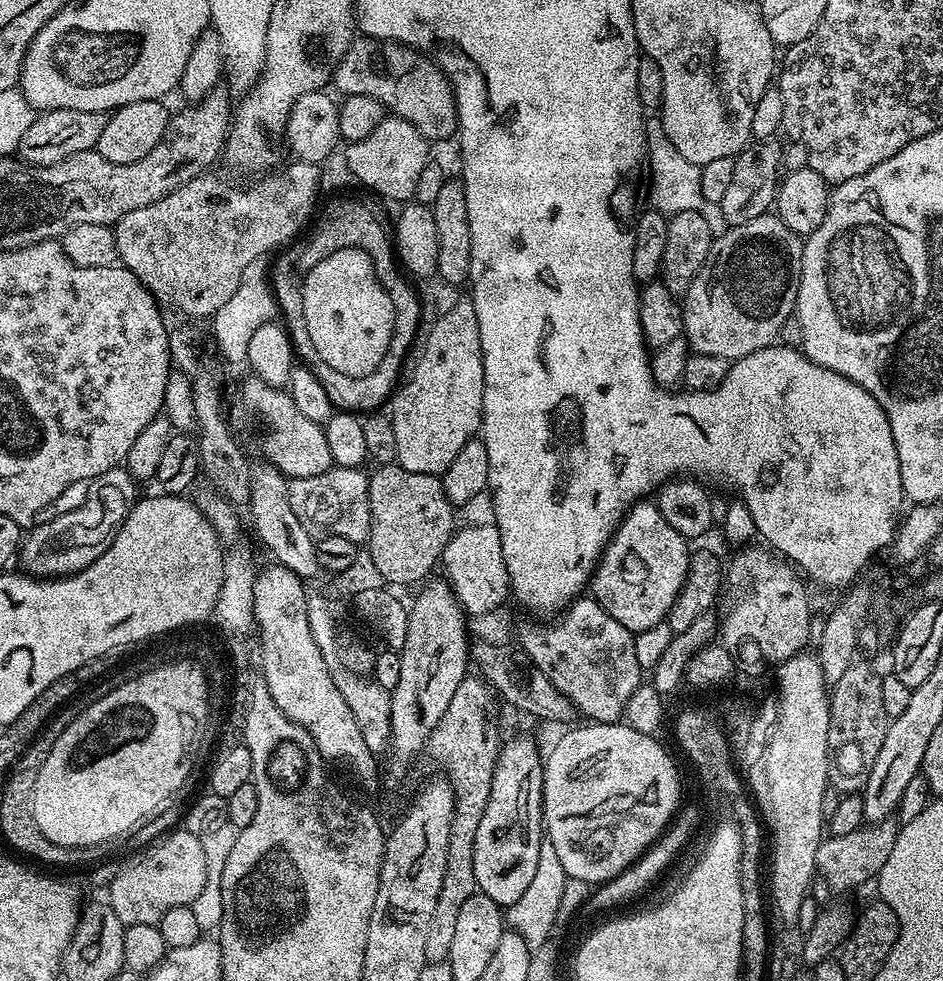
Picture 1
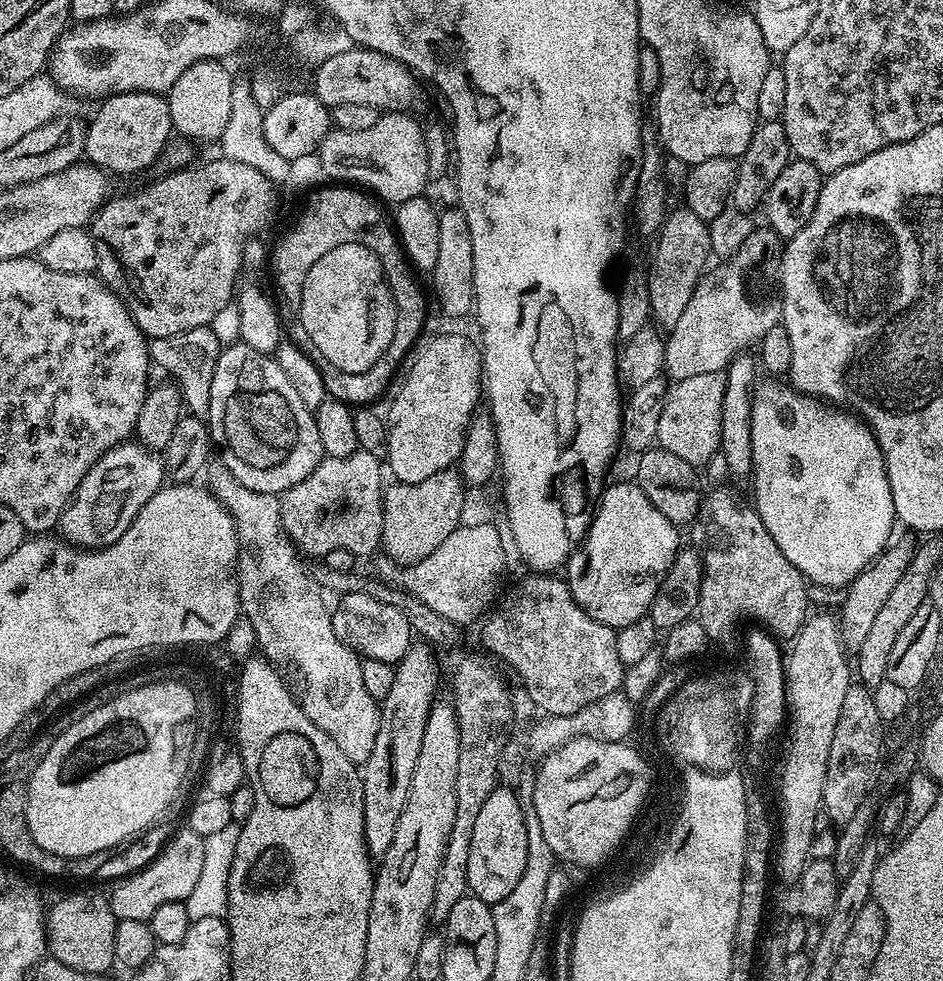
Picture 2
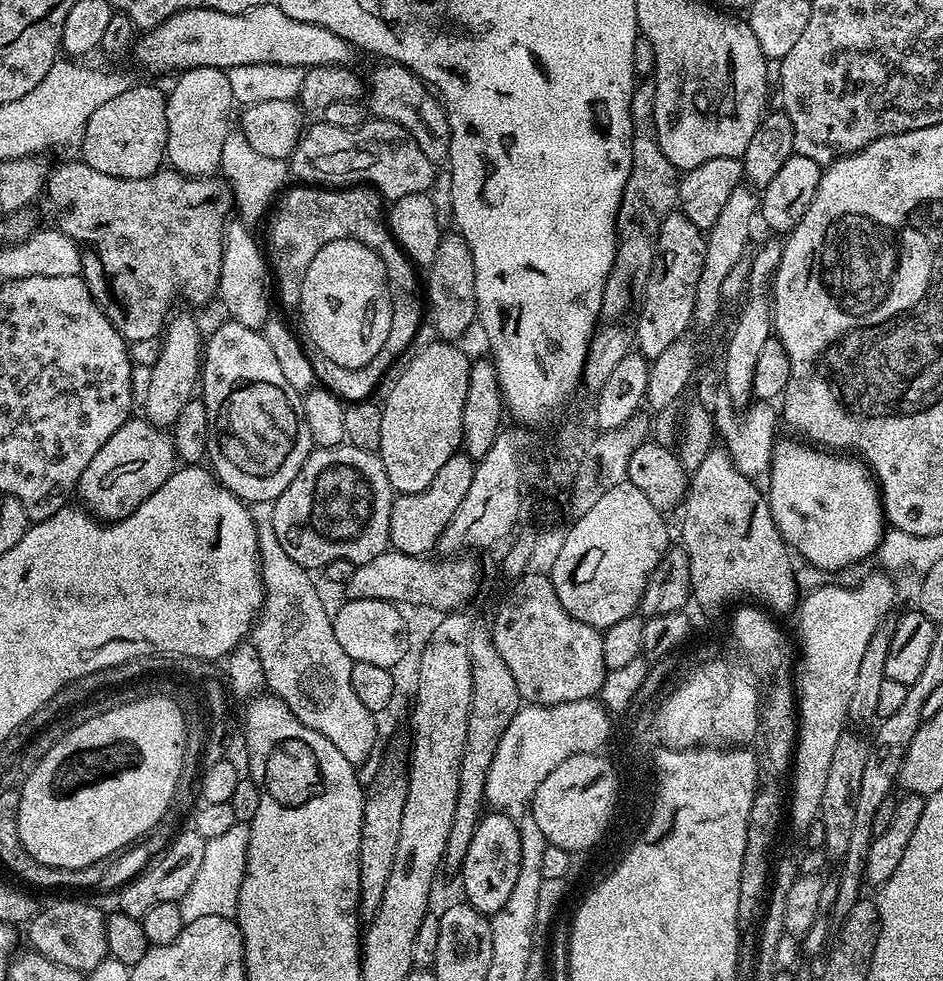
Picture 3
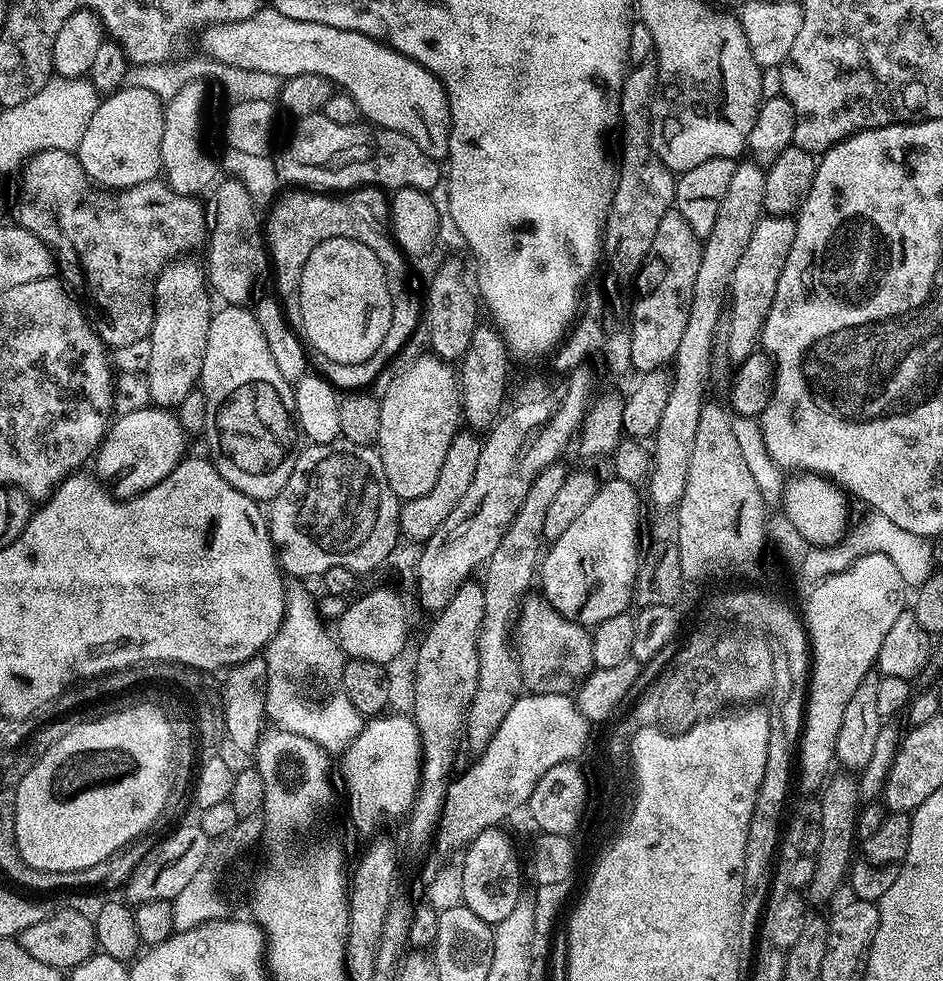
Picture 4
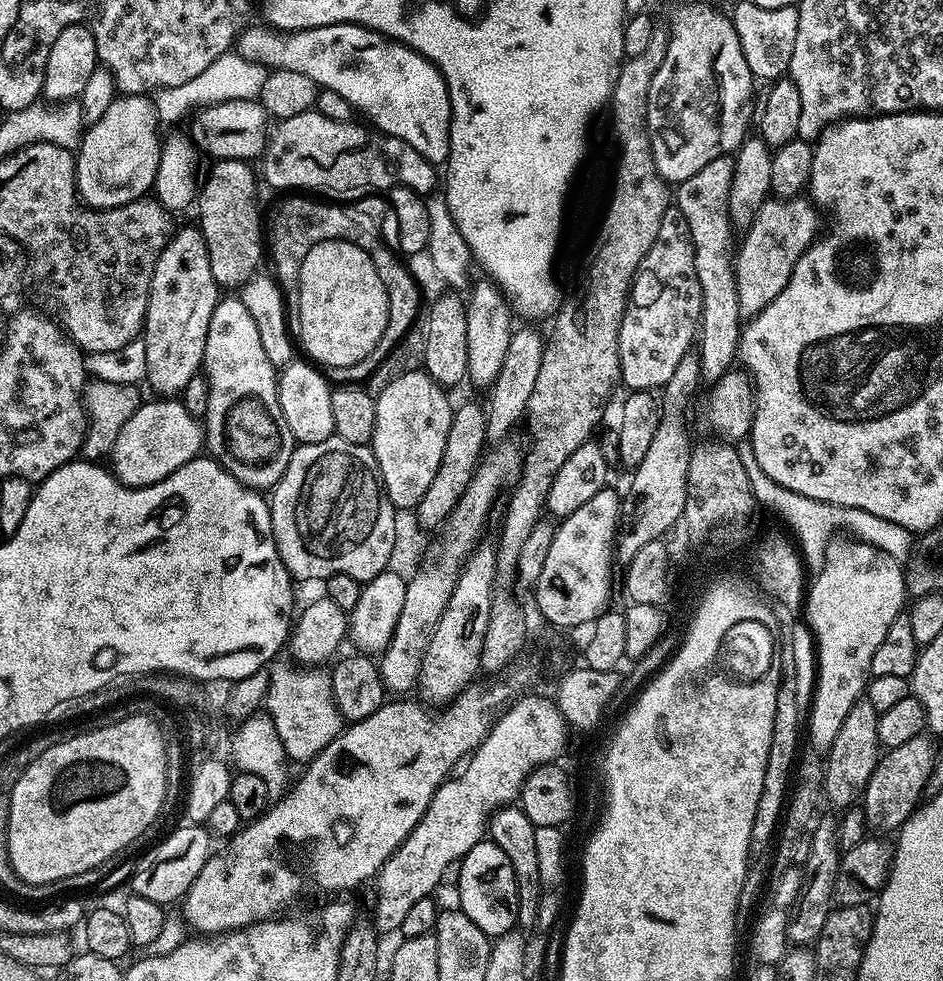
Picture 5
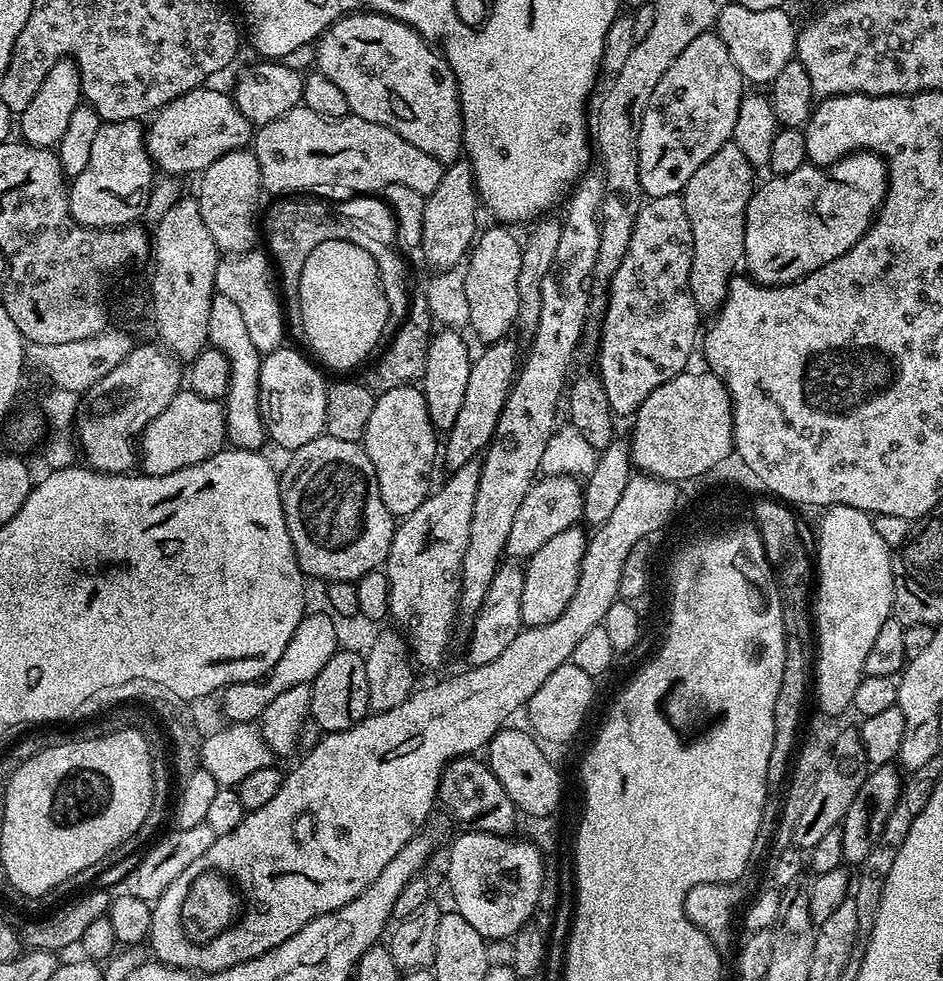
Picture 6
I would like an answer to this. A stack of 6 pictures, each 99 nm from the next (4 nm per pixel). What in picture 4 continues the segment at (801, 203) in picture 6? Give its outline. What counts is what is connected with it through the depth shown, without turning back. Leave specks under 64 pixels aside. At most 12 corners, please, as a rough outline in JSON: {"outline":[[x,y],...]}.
{"outline":[[768,214],[732,271],[729,361],[757,351],[794,246]]}

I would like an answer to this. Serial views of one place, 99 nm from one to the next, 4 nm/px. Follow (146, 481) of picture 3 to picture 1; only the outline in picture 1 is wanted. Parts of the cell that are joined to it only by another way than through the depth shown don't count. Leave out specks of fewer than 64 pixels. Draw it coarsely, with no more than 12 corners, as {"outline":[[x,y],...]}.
{"outline":[[127,467],[21,539],[37,578],[88,569],[119,534],[137,485]]}

